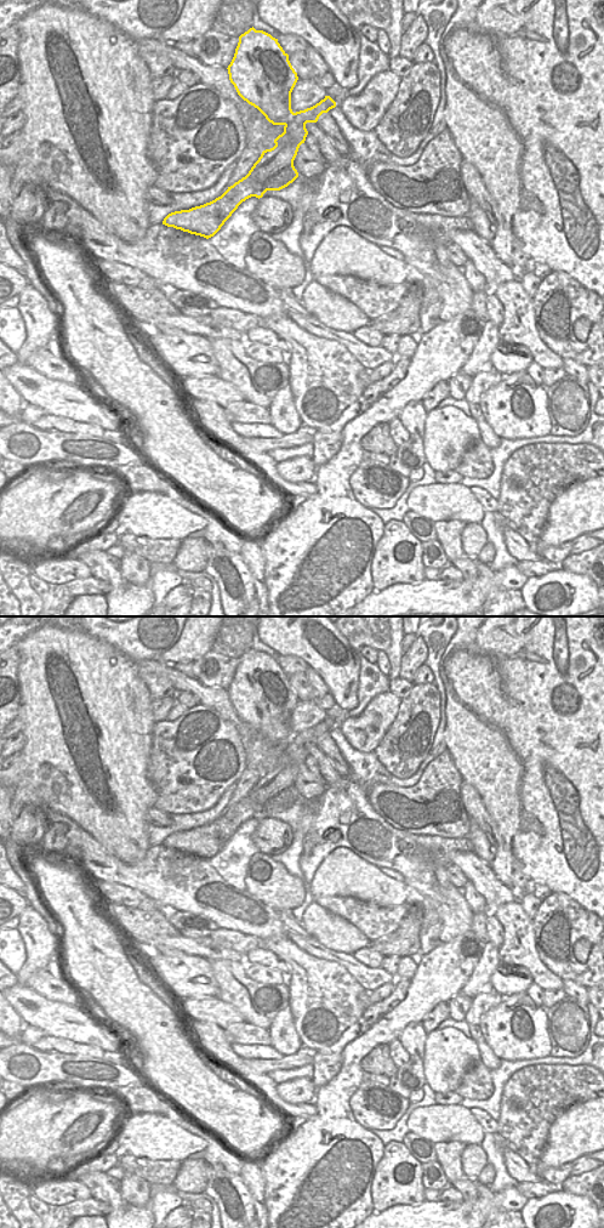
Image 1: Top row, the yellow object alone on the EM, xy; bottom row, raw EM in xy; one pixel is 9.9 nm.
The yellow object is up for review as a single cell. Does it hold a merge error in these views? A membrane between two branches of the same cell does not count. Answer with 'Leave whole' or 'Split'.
Leave whole

